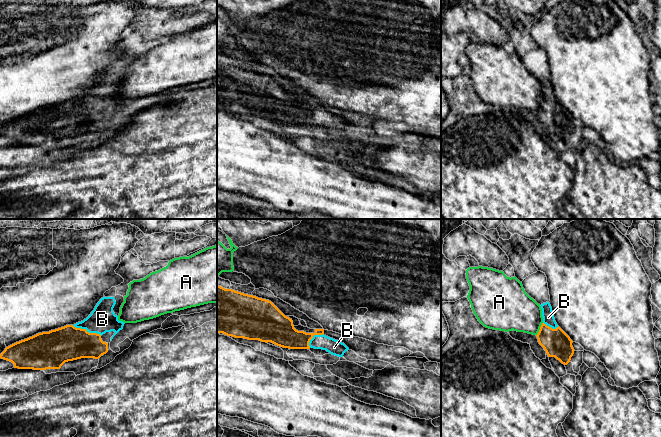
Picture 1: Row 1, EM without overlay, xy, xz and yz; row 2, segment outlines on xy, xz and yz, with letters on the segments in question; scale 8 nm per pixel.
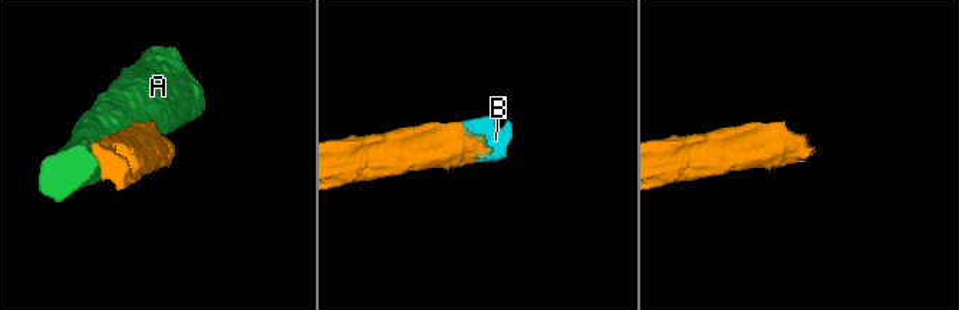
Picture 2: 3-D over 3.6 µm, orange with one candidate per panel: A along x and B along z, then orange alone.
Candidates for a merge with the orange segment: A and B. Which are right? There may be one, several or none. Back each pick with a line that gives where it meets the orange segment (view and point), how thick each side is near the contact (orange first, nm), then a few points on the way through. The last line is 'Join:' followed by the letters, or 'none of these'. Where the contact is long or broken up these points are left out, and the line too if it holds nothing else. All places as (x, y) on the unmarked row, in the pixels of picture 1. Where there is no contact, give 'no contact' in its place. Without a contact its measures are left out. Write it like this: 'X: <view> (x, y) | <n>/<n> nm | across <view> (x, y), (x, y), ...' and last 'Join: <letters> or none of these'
B: xy (86, 106) | 280/220 nm
Join: B

